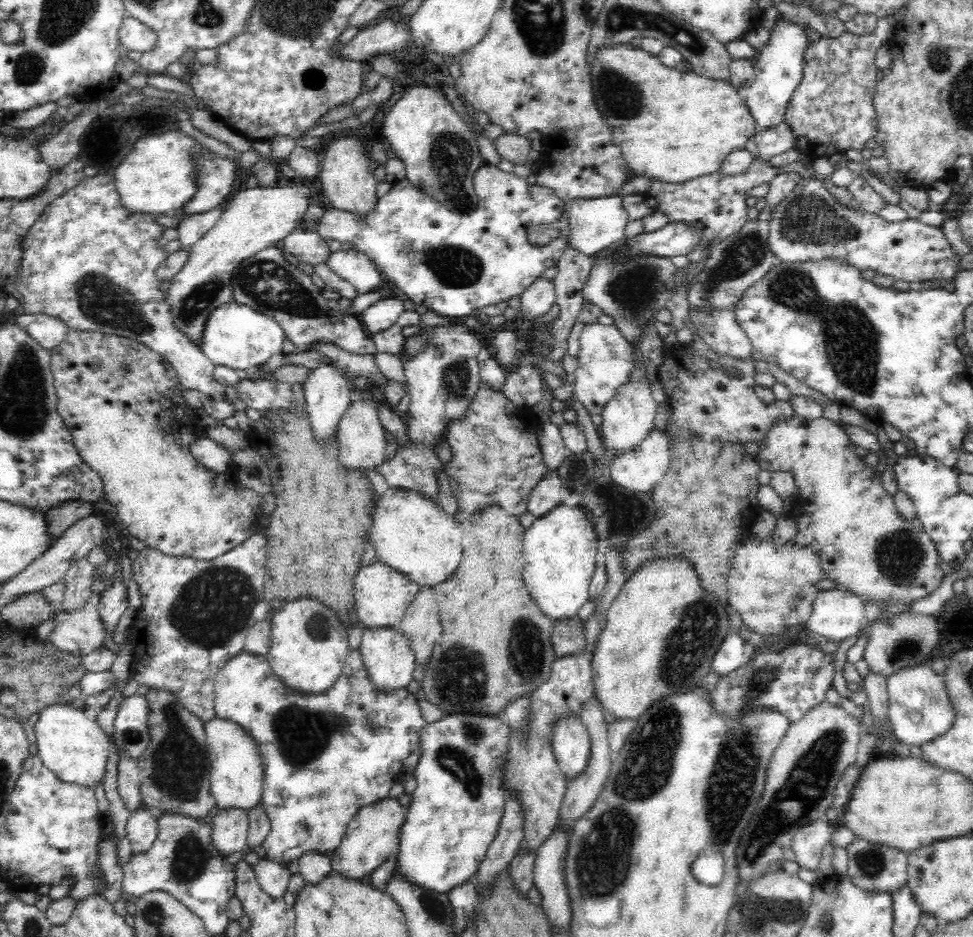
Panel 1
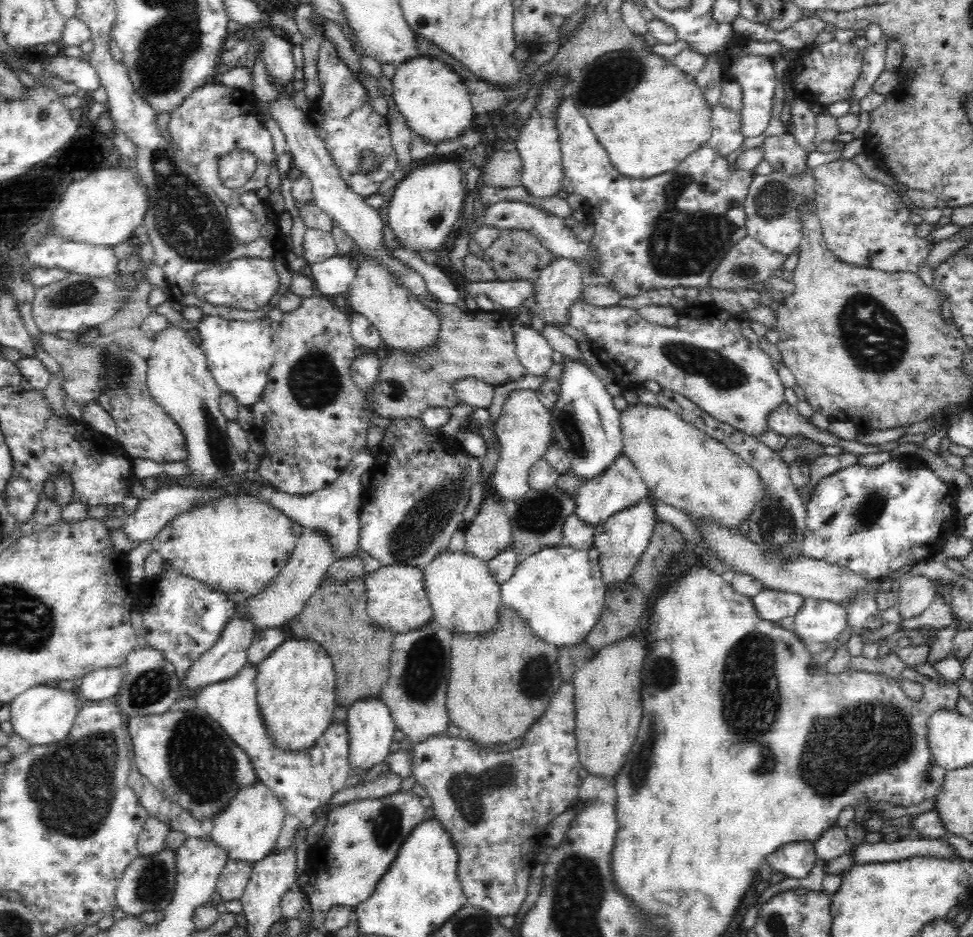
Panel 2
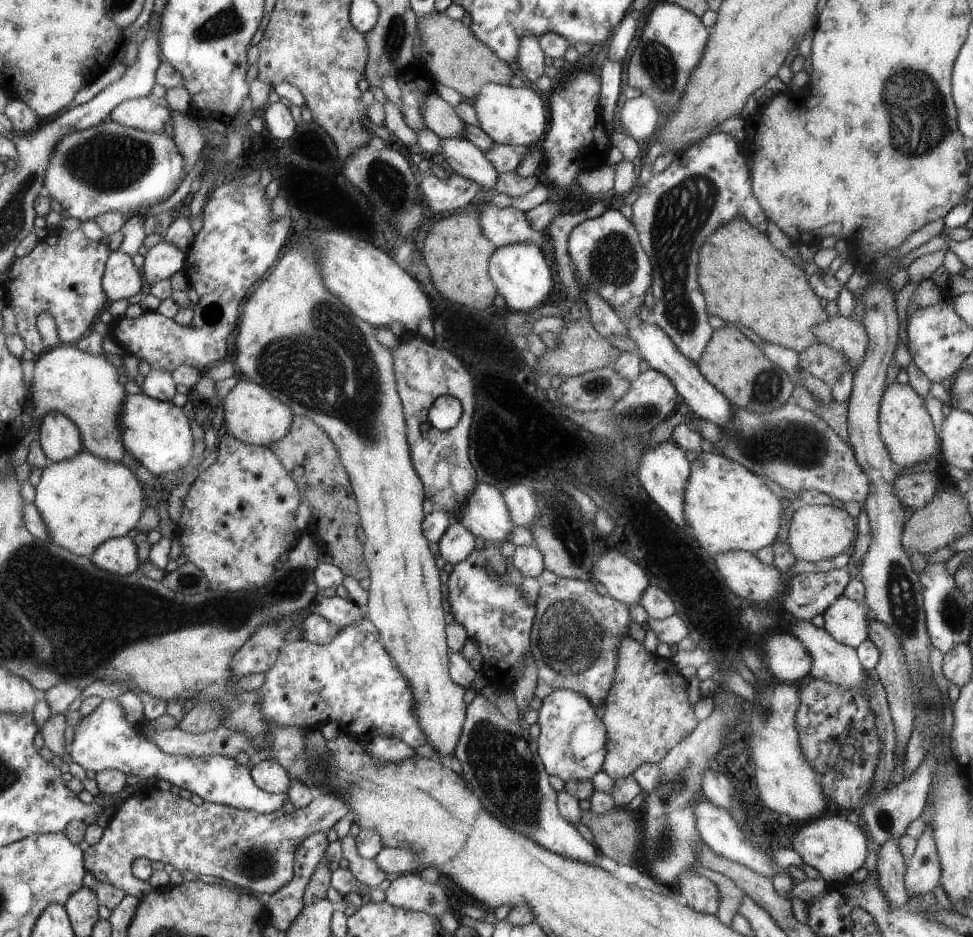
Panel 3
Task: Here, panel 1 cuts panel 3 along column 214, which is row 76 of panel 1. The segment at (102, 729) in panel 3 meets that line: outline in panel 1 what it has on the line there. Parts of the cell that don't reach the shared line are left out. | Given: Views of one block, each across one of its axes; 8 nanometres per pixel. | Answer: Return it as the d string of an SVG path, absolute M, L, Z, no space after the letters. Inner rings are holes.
M779 16L770 30L770 40L757 56L754 83L742 94L758 130L777 126L785 120L790 97L803 80L804 56L811 44L806 34L808 28L807 24L798 24Z

